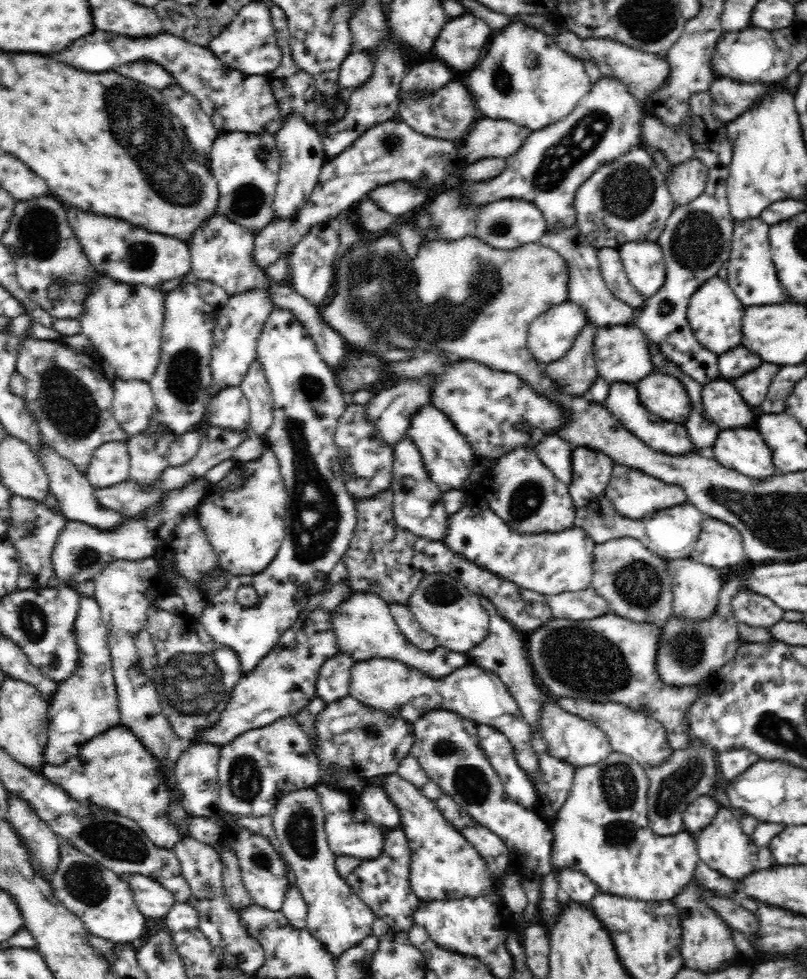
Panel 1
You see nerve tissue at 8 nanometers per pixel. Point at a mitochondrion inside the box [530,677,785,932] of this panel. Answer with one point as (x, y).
(618, 785)

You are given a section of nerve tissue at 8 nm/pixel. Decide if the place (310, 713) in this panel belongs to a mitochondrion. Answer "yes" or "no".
no

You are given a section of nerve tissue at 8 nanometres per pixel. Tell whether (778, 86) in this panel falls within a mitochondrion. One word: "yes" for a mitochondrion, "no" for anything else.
no

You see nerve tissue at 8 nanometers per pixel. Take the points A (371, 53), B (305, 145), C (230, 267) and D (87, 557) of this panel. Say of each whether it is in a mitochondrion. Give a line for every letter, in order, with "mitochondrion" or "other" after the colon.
A: other
B: other
C: other
D: mitochondrion

